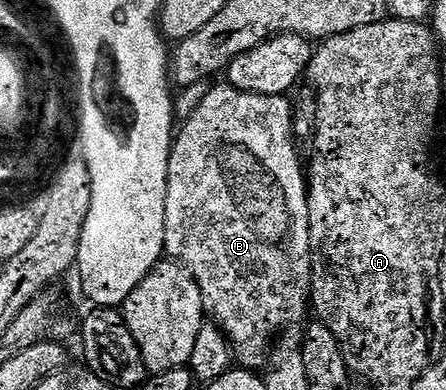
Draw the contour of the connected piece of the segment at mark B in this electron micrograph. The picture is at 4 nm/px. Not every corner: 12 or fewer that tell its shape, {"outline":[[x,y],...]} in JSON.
{"outline":[[213,85],[169,151],[165,253],[236,360],[311,309],[288,96]]}

